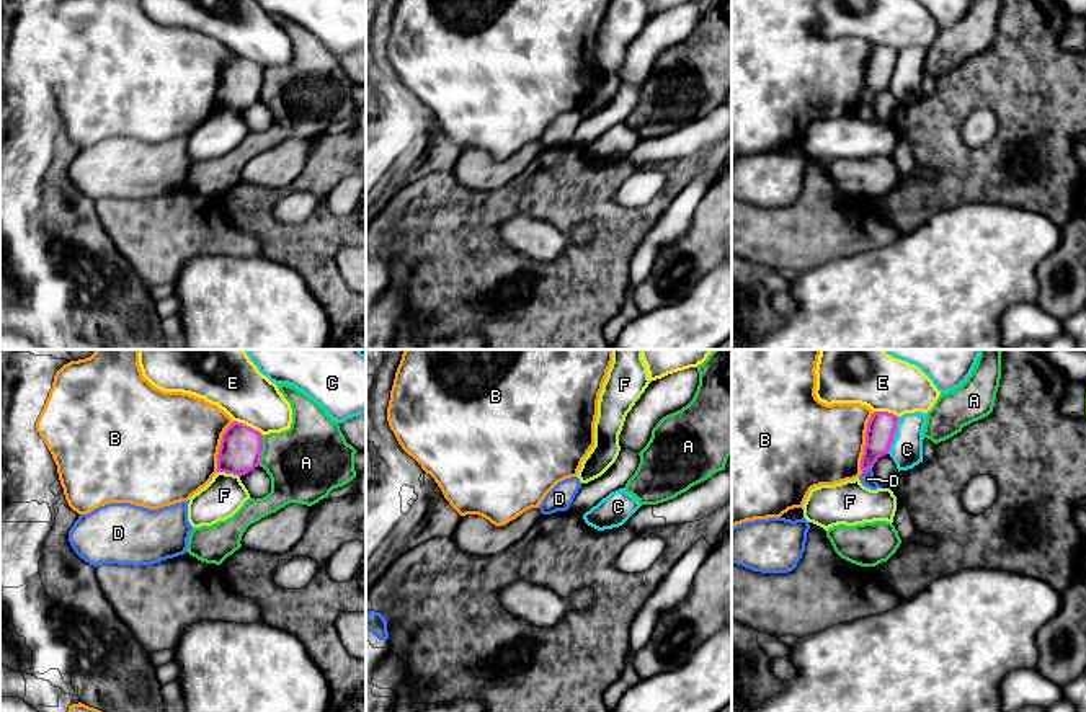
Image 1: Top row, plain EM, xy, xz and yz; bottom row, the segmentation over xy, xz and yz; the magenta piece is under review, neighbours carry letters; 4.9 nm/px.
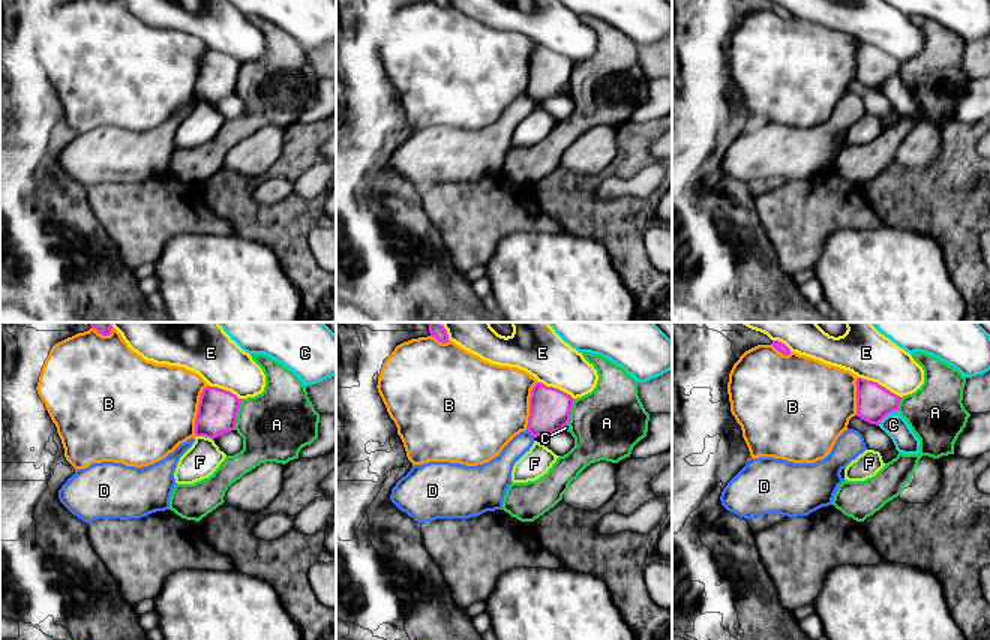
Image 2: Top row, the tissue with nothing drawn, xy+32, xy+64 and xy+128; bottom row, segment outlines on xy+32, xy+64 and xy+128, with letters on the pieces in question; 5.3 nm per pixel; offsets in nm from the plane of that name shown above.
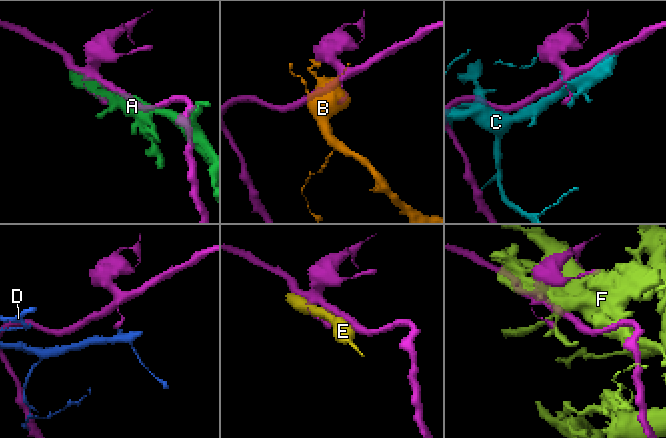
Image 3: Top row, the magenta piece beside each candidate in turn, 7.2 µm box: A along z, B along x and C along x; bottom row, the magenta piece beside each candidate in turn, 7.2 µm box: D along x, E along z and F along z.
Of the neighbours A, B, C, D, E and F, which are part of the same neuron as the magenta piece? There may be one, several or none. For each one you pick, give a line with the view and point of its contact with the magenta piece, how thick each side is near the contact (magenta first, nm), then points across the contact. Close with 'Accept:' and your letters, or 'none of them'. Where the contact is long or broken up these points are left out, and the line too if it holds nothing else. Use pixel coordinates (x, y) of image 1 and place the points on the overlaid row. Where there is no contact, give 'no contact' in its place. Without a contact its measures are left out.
Accept: none of them

